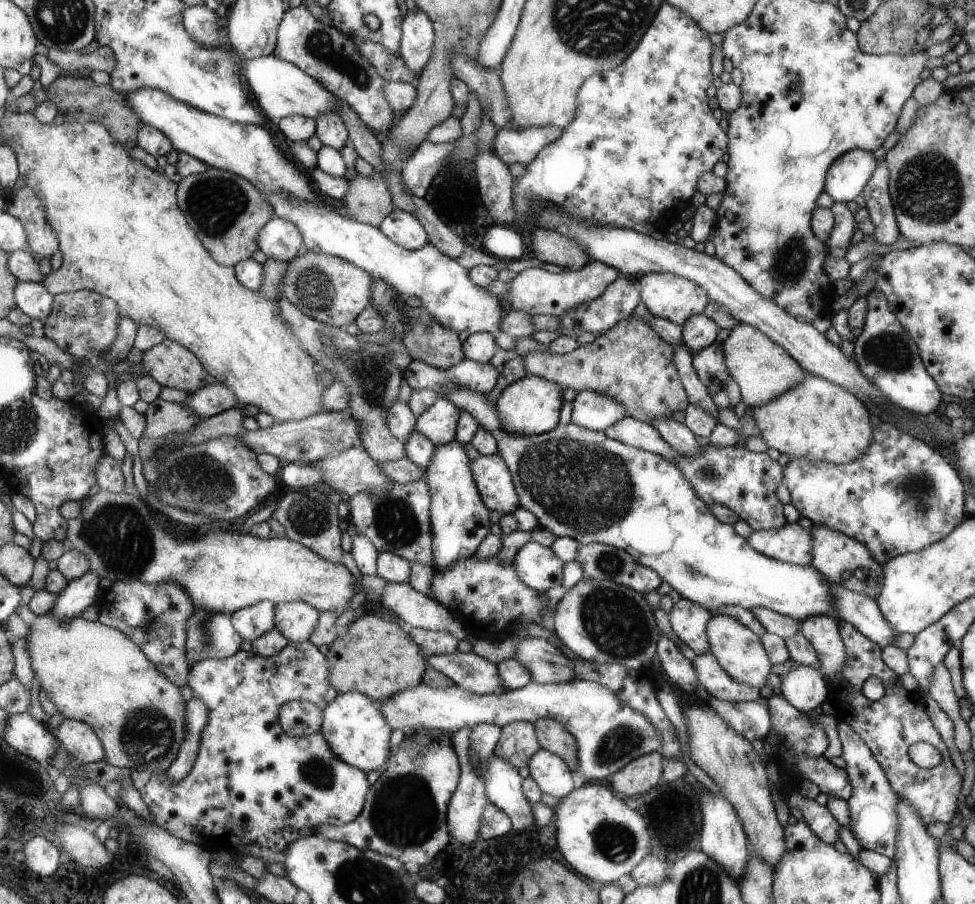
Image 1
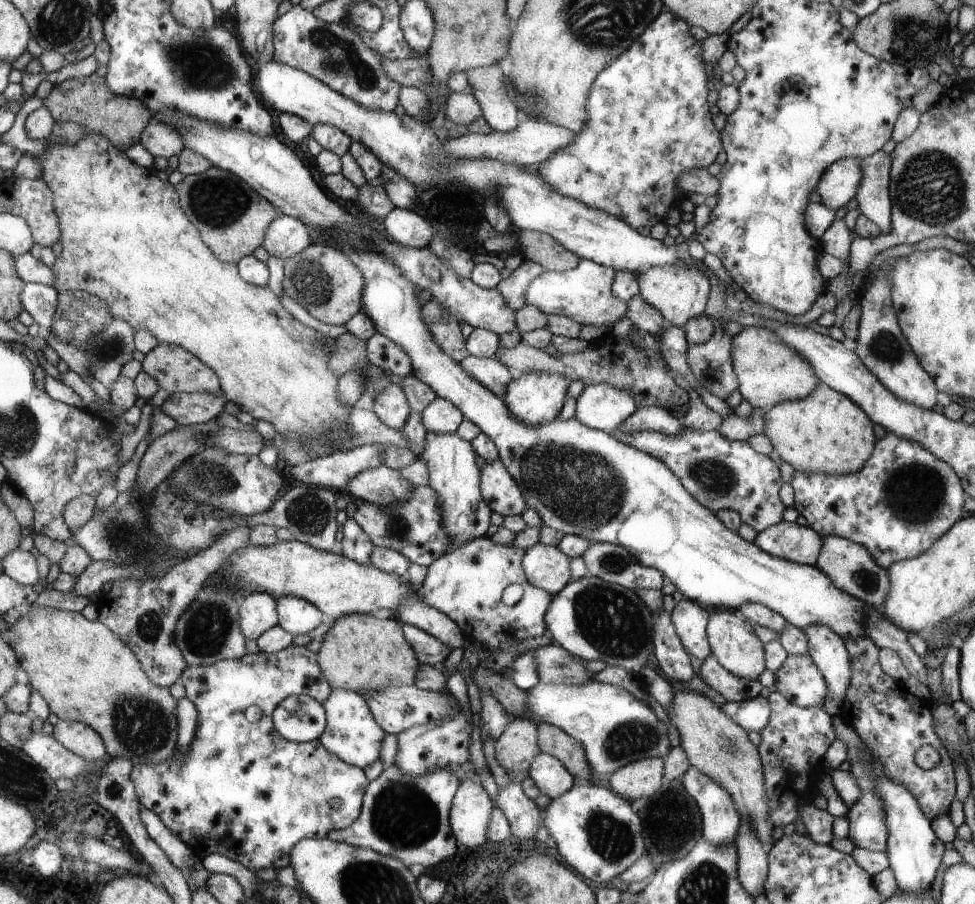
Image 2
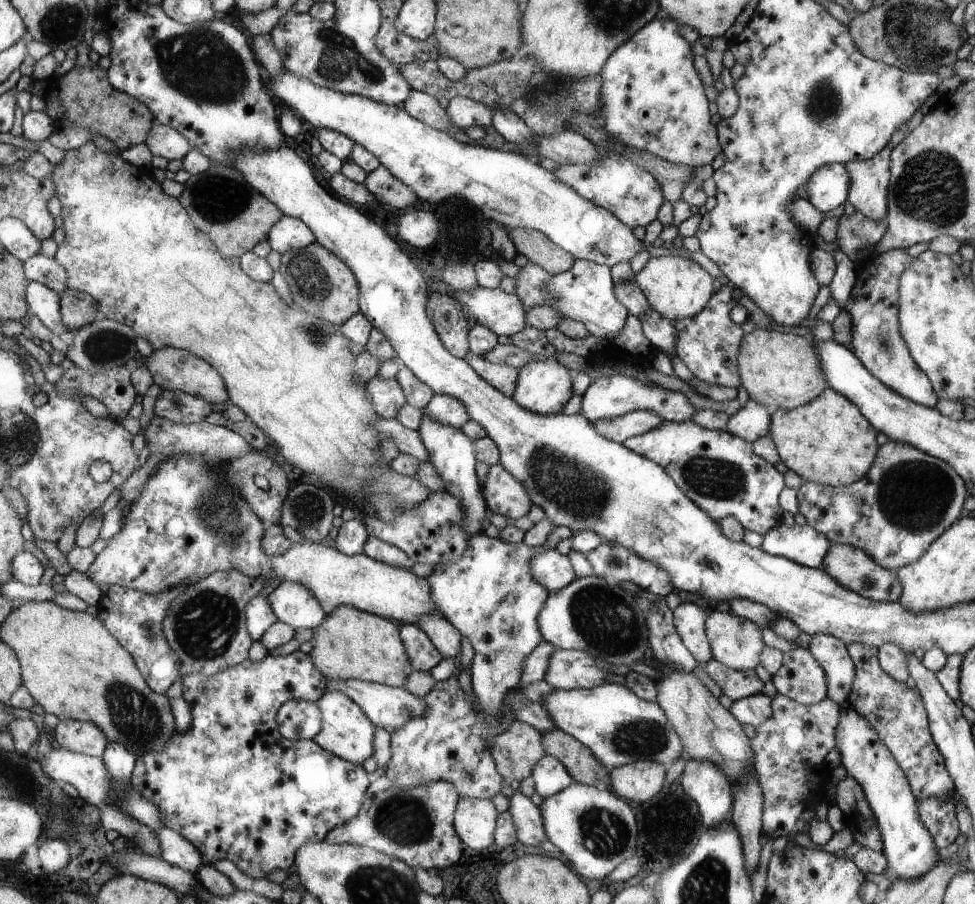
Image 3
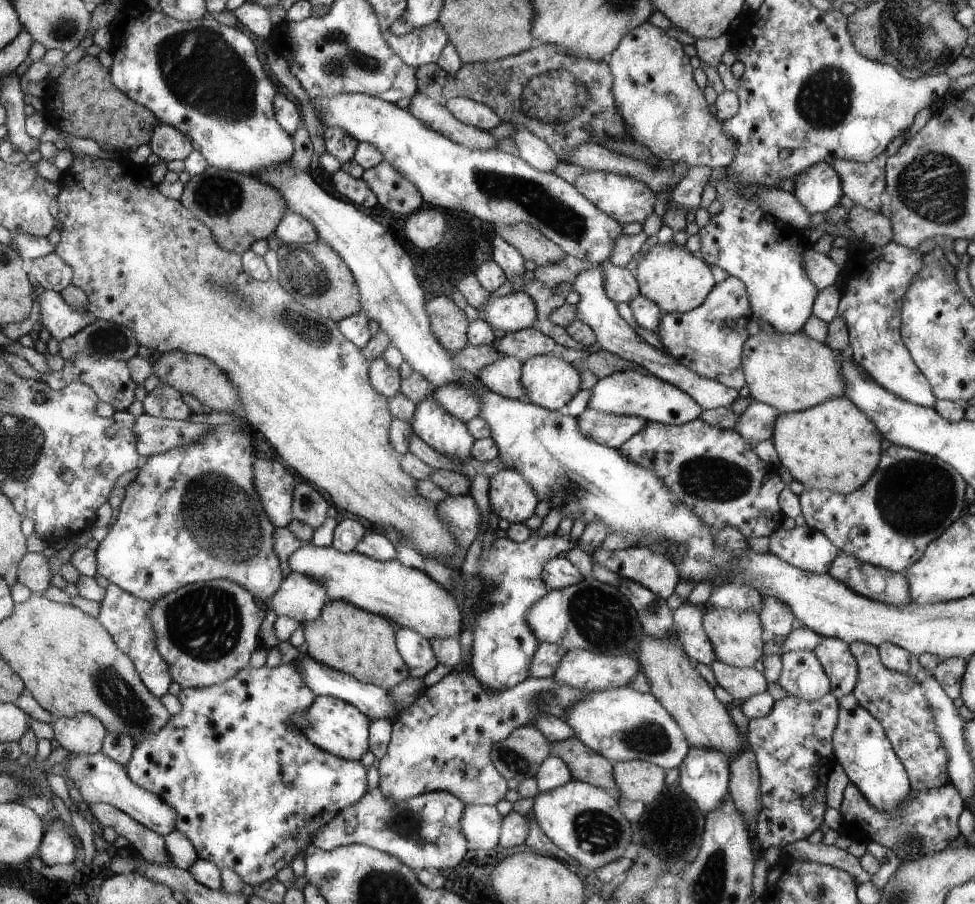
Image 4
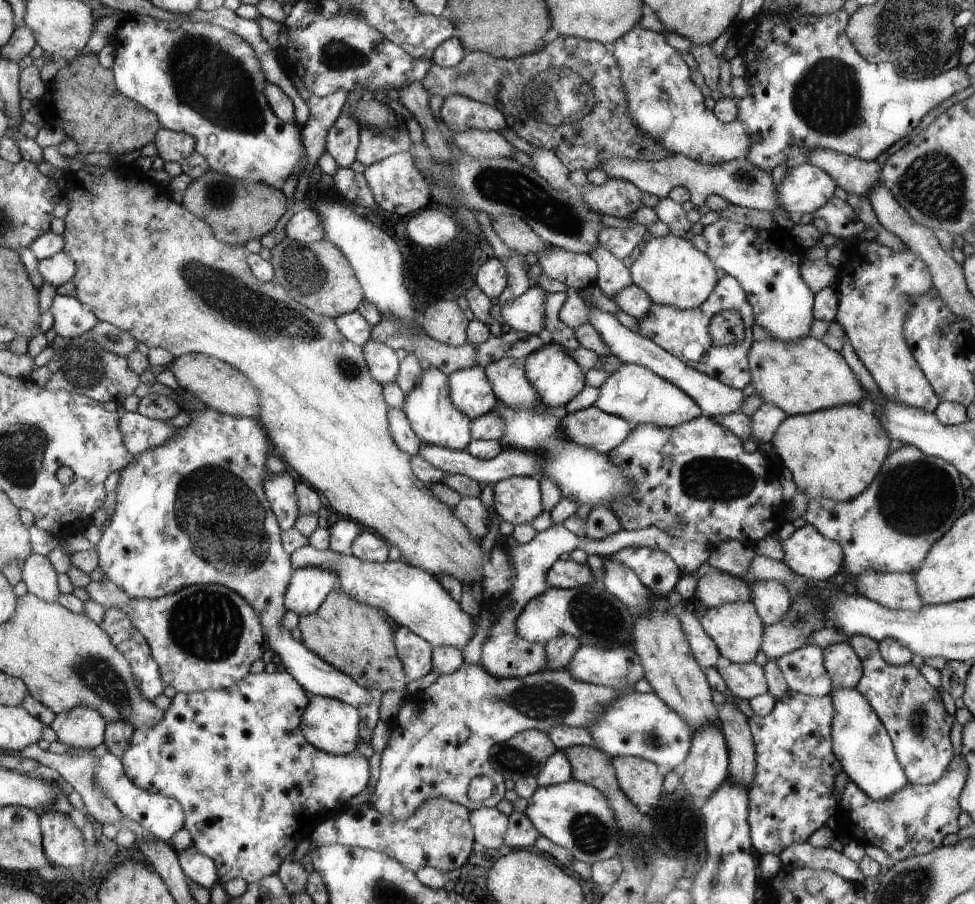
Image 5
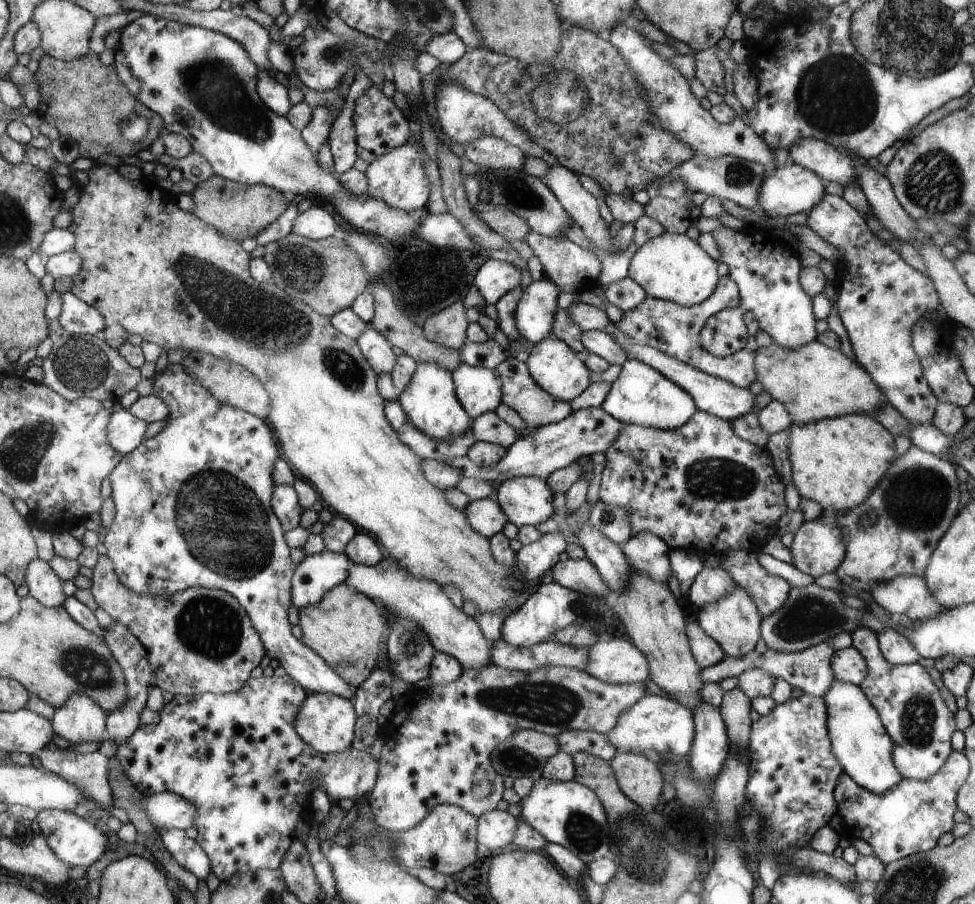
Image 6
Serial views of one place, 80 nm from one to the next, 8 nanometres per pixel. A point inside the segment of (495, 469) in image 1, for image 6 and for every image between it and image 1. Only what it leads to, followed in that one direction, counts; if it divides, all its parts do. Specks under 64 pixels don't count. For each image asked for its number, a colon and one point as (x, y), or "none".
2: (504, 494)
3: (505, 494)
4: (512, 498)
5: (519, 500)
6: (527, 500)

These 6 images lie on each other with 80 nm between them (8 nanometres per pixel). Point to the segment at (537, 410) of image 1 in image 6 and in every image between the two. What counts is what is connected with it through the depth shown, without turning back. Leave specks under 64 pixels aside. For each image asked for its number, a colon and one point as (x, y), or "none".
2: (536, 397)
3: (544, 386)
4: (550, 383)
5: (557, 377)
6: (557, 368)

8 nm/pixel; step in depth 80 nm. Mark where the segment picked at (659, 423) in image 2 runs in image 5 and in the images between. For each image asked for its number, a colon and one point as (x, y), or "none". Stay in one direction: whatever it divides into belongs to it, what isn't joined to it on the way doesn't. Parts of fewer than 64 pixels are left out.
3: (639, 422)
4: (612, 431)
5: (592, 428)

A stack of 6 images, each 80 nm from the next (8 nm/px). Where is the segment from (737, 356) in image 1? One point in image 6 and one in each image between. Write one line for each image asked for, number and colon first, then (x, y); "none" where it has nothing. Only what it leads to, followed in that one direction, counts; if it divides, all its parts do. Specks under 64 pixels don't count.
2: (770, 372)
3: (778, 370)
4: (791, 372)
5: (802, 376)
6: (815, 382)

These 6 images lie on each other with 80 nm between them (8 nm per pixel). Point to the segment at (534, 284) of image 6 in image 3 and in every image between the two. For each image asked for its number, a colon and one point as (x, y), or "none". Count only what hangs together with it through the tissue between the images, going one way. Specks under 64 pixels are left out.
3: (504, 313)
4: (517, 311)
5: (526, 314)

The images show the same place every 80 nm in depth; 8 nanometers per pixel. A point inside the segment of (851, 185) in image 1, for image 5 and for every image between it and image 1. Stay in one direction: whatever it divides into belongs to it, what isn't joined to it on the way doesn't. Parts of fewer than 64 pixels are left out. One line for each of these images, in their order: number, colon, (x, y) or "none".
2: (839, 183)
3: (830, 187)
4: (820, 188)
5: (805, 188)

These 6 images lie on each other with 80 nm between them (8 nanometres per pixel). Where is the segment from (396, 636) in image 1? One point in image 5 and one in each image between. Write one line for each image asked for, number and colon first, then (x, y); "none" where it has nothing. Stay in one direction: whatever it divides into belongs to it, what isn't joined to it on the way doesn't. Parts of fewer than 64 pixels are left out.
2: (359, 653)
3: (349, 644)
4: (355, 642)
5: (354, 637)

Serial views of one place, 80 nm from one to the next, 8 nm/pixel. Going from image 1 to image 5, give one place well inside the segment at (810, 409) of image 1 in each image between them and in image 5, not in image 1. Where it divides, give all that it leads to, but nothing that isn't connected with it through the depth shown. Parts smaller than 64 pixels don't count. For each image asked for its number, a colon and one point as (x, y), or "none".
2: (827, 433)
3: (829, 441)
4: (835, 446)
5: (836, 453)

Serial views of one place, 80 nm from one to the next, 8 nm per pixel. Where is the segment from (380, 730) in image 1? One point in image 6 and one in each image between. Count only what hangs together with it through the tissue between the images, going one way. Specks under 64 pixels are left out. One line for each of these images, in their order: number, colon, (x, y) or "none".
2: (352, 733)
3: (347, 732)
4: (335, 726)
5: (331, 725)
6: (326, 721)

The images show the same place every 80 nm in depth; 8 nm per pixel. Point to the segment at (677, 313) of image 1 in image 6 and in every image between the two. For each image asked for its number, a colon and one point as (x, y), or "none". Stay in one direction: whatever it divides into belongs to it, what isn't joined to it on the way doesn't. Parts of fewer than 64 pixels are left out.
2: (679, 293)
3: (677, 288)
4: (677, 281)
5: (672, 271)
6: (670, 266)

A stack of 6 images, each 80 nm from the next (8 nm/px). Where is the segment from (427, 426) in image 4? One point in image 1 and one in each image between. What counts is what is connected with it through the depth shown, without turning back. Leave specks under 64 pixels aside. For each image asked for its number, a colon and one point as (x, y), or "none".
1: (461, 521)
2: (451, 460)
3: (453, 453)

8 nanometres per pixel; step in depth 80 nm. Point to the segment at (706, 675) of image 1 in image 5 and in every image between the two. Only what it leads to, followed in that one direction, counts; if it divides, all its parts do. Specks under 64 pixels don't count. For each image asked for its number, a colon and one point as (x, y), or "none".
2: (732, 687)
3: (737, 685)
4: (741, 683)
5: (747, 680)

